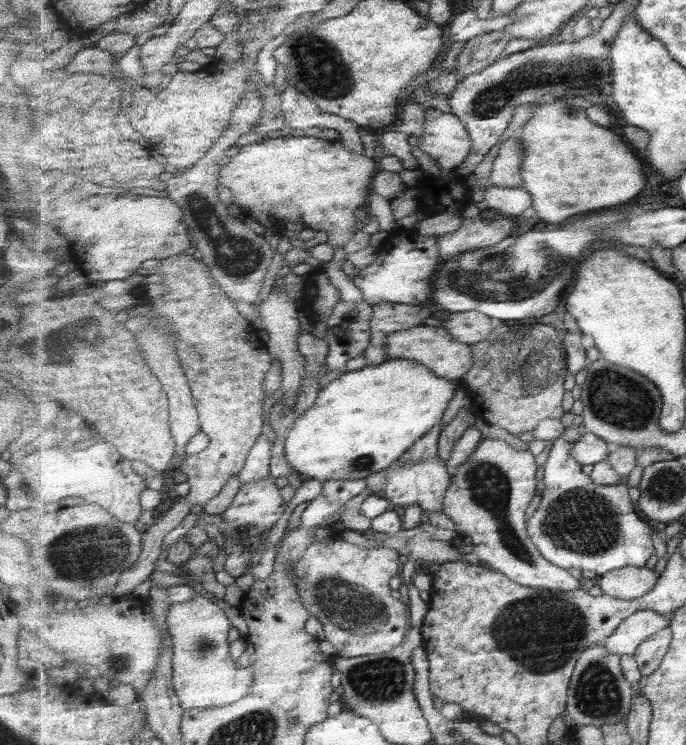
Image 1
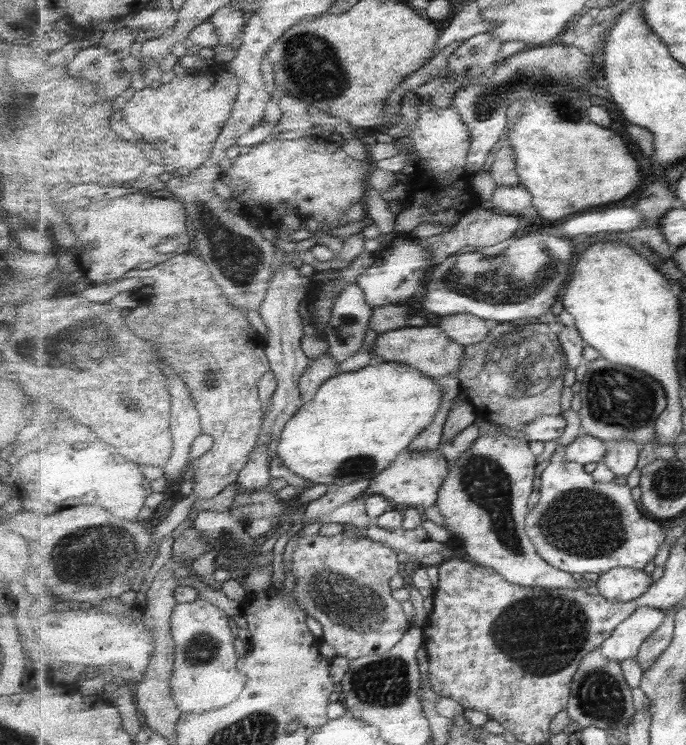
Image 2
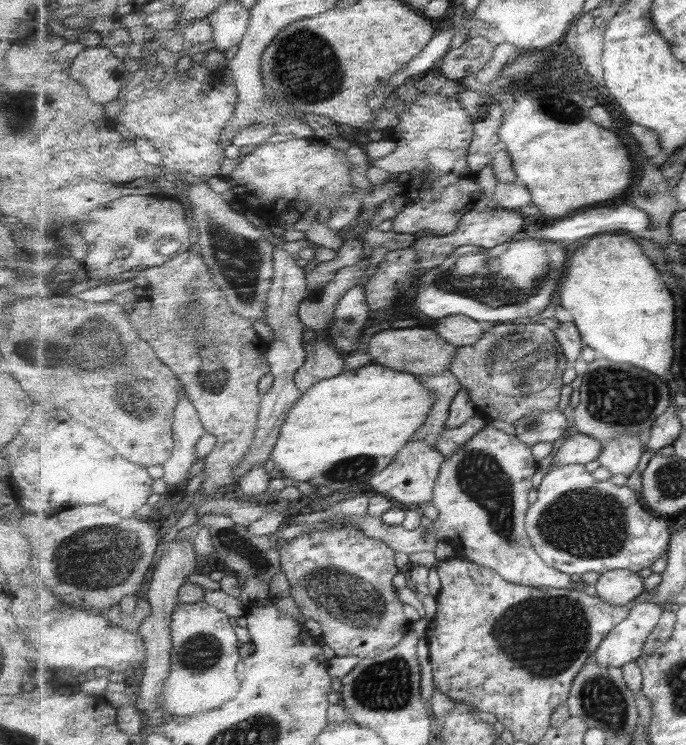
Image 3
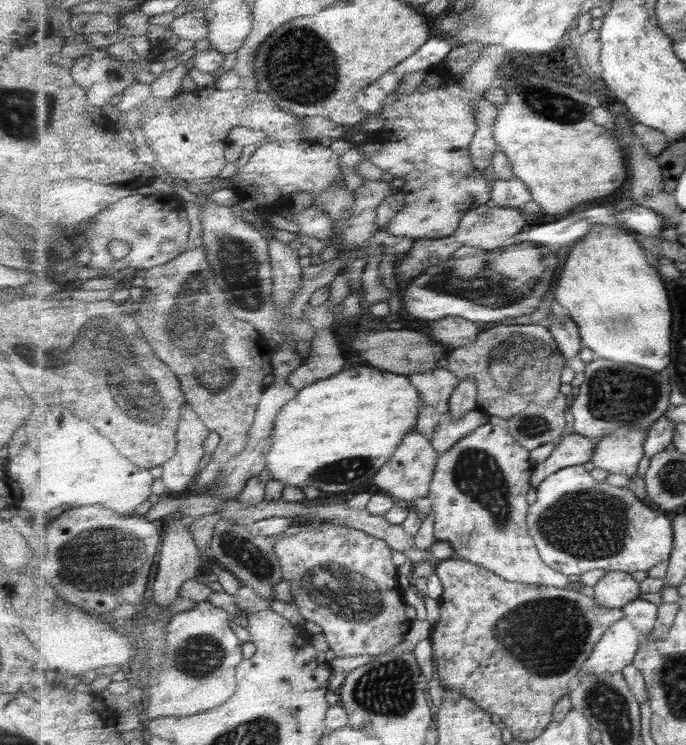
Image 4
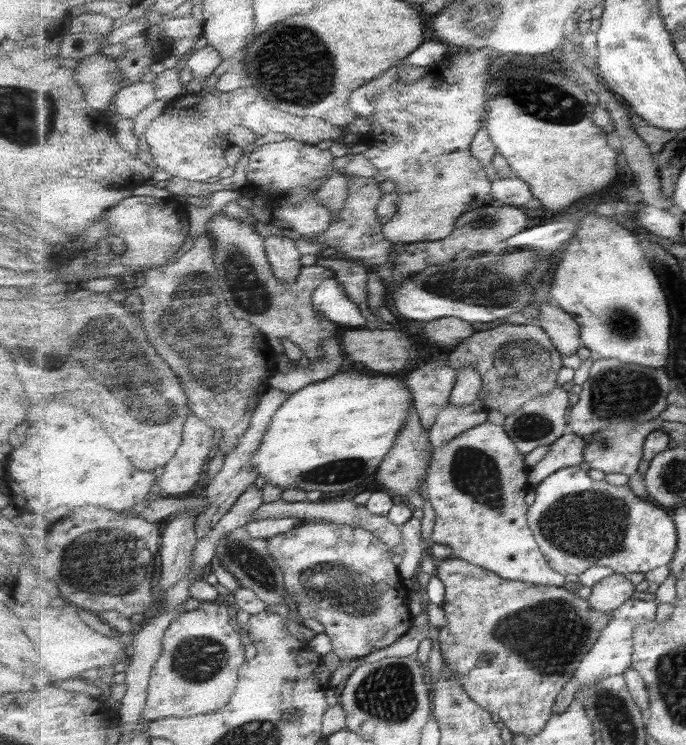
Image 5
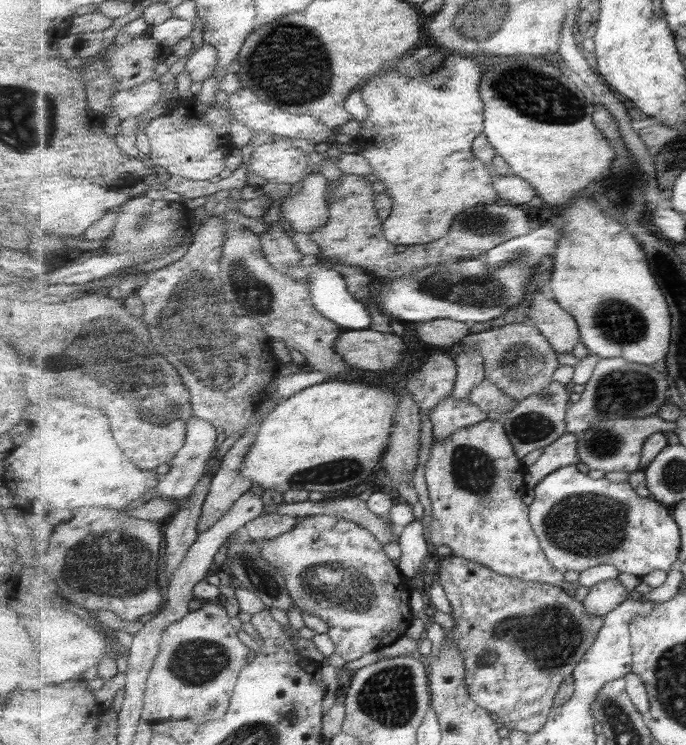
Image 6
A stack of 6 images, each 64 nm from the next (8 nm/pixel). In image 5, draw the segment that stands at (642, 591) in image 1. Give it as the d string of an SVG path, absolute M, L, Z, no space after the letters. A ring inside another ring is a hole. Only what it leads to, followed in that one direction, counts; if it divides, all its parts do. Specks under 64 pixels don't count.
M619 573L605 578L591 589L587 600L591 603L592 610L603 613L611 613L624 606L635 594L635 585L631 584L624 574Z

